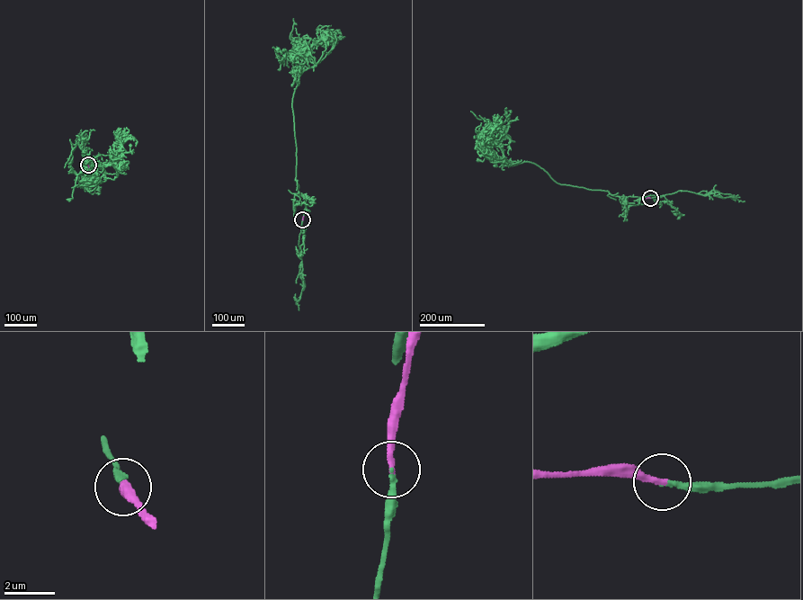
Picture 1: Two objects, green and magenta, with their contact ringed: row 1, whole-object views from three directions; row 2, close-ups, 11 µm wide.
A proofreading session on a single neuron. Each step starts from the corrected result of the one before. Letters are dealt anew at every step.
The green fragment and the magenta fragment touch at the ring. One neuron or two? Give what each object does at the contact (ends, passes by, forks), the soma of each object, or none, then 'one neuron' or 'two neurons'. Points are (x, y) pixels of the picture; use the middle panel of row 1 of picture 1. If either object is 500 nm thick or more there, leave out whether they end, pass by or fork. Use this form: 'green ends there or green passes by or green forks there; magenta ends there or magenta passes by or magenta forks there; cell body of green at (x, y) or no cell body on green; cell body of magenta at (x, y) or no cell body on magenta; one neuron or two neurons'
green ends there; magenta ends there; cell body of green at (277, 49); no cell body on magenta; one neuron

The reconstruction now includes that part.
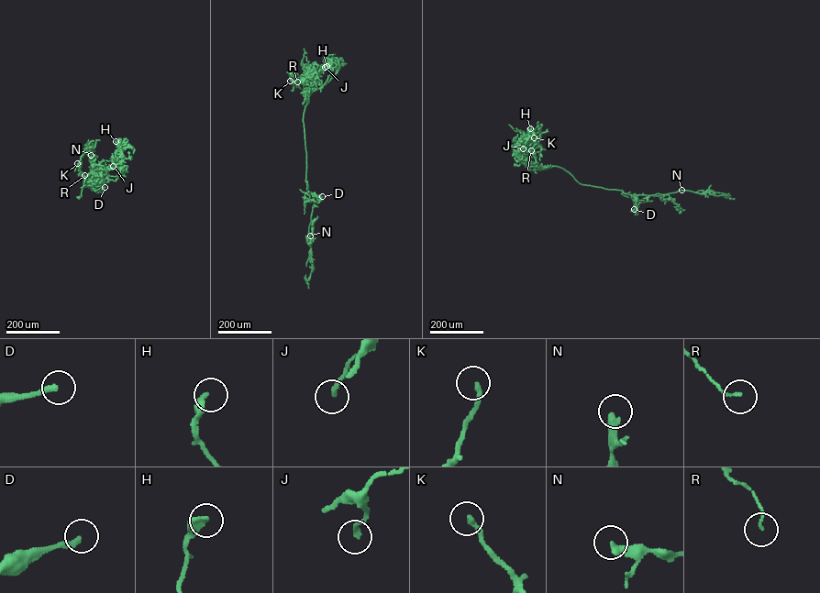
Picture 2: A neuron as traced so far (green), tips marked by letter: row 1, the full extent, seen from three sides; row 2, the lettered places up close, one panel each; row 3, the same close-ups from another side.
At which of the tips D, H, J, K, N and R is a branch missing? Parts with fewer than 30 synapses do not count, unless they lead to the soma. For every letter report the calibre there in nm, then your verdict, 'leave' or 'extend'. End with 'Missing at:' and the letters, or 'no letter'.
D: 260 nm | leave
H: 360 nm | leave
J: 200 nm | leave
K: 220 nm | leave
N: 320 nm | leave
R: 100 nm | leave
Missing at: no letter

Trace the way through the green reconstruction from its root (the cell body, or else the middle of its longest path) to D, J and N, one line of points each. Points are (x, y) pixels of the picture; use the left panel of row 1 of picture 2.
D: (78, 197), (92, 170), (108, 176), (95, 183), (89, 179), (90, 187), (96, 175), (105, 187)
J: (78, 197), (82, 196), (85, 177), (92, 170), (111, 167), (115, 170), (116, 166), (114, 162), (113, 166)
N: (78, 197), (92, 170), (108, 176), (95, 183), (89, 179), (90, 187), (89, 178), (97, 172), (91, 155)

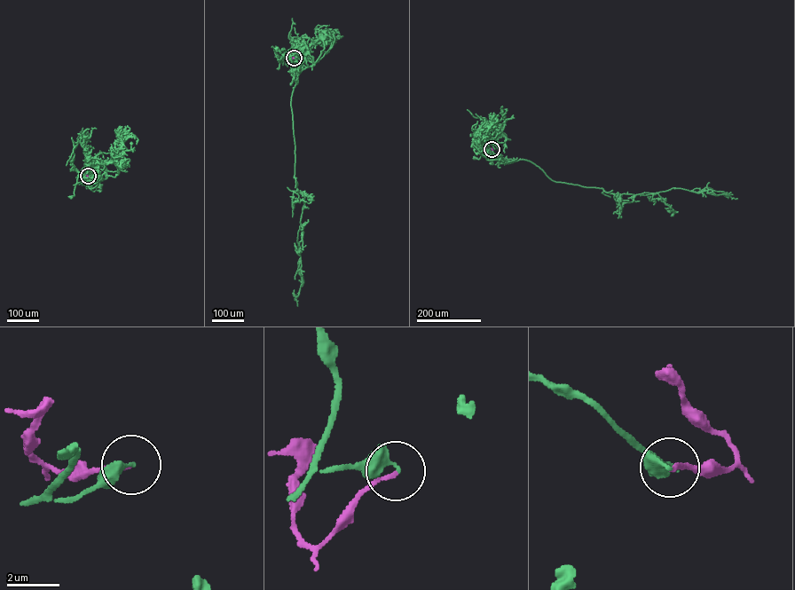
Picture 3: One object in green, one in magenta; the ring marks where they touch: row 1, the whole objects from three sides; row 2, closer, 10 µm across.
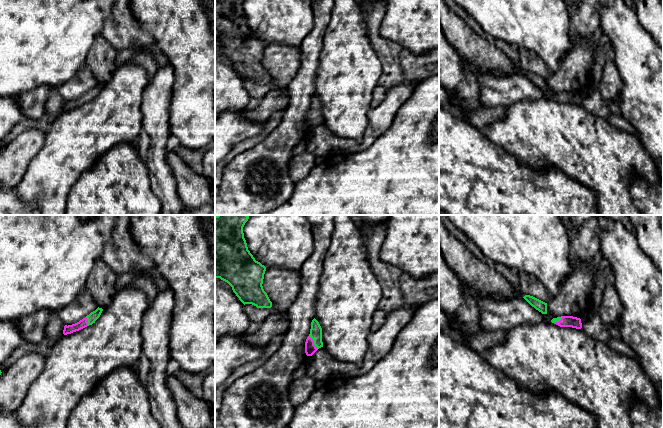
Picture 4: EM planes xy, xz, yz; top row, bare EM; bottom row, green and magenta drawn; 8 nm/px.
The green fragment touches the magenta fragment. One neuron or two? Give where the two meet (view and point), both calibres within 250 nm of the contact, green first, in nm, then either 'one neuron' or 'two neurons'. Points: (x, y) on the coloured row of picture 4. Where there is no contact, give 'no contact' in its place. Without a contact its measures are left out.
meets green in xz at (314, 342); 100 nm thick on the green side, 90 nm on the other; one neuron

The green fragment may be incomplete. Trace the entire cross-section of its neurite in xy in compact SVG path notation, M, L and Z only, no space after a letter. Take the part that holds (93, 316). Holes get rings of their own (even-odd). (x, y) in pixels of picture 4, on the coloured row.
M98 307L95 311L91 312L89 315L87 315L85 318L83 318L79 322L72 324L72 325L68 325L68 326L65 325L63 334L64 335L71 334L89 325L92 325L100 317L102 311L103 309Z

